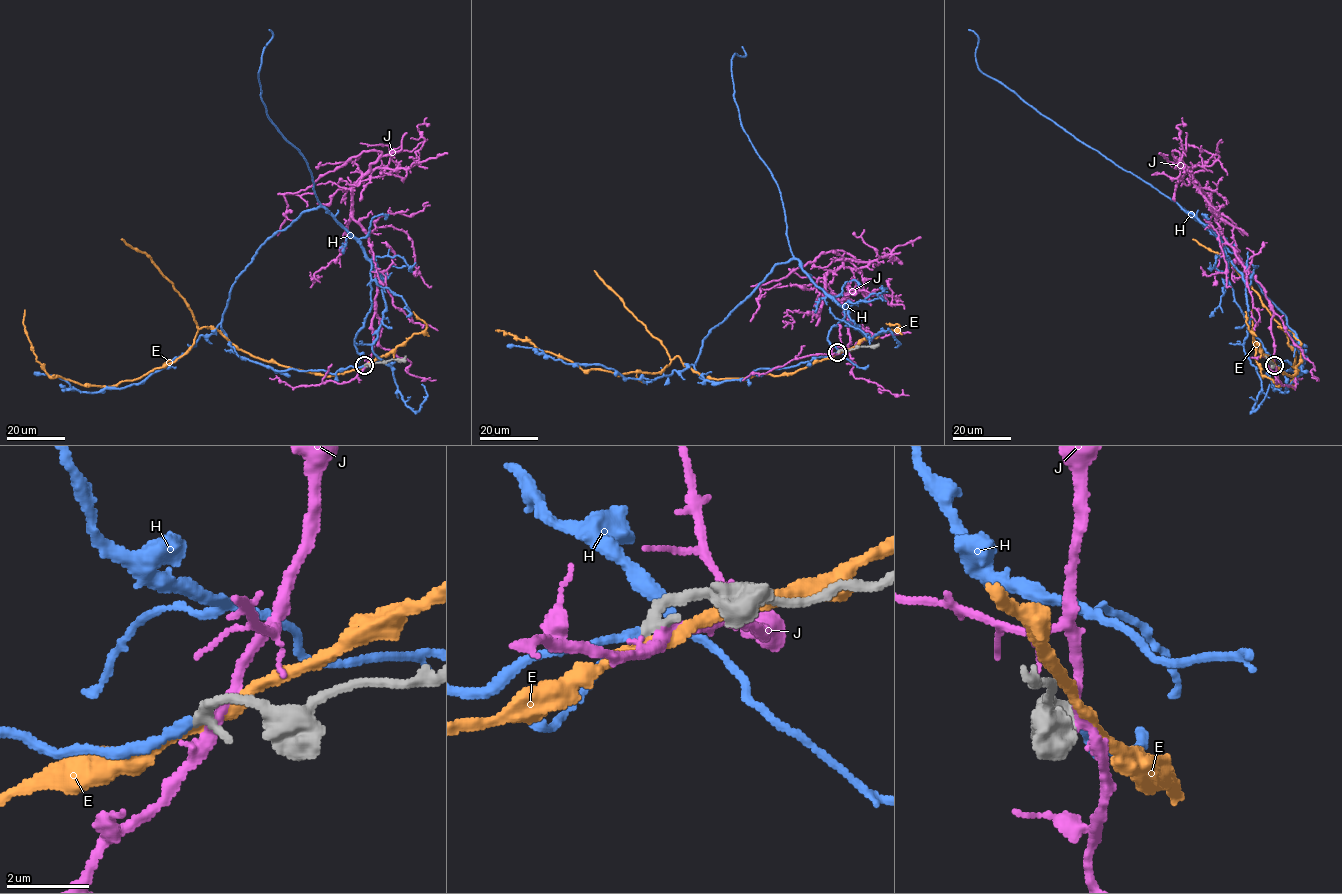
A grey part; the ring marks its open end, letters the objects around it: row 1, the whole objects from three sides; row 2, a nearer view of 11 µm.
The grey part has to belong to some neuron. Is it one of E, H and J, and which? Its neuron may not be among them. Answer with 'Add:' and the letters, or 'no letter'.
Add: H

